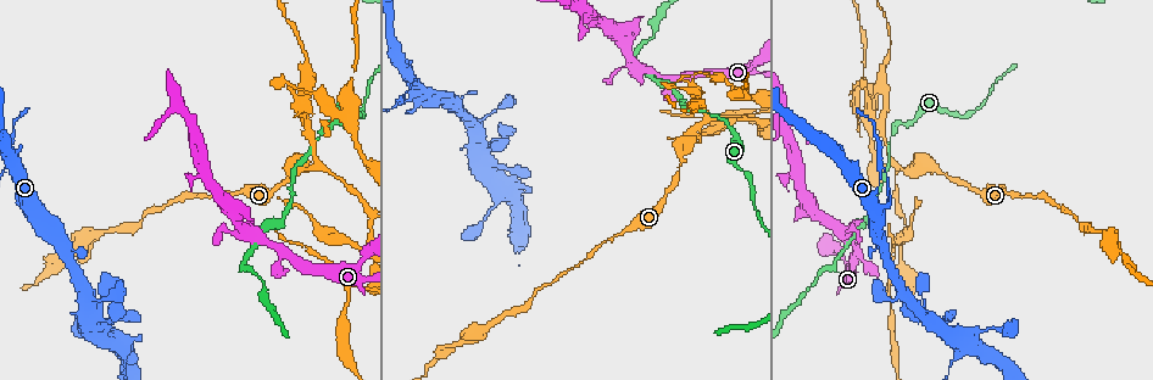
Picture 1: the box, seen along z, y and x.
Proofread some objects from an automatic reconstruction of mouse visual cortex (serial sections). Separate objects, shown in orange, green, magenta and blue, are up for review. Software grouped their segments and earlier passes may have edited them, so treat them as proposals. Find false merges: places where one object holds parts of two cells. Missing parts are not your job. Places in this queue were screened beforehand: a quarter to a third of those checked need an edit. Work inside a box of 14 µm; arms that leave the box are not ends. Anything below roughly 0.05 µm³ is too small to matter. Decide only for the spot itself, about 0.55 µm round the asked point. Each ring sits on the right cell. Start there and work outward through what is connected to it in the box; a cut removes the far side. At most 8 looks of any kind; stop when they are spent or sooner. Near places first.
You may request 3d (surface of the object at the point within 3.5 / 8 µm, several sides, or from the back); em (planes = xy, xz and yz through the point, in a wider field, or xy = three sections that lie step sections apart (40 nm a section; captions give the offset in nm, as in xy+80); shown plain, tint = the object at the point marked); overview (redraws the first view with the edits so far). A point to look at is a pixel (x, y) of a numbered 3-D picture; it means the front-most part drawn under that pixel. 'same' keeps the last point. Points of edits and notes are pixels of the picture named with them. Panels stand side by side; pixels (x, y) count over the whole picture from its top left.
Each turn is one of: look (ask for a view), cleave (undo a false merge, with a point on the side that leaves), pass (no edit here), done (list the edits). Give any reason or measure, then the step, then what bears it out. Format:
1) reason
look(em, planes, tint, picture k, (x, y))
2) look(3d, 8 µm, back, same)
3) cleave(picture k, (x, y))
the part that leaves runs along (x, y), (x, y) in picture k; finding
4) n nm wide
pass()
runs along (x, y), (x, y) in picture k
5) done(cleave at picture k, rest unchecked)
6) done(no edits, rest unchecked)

a narrow waist
look(3d, 3.5 µm, picture 1, (924, 168))

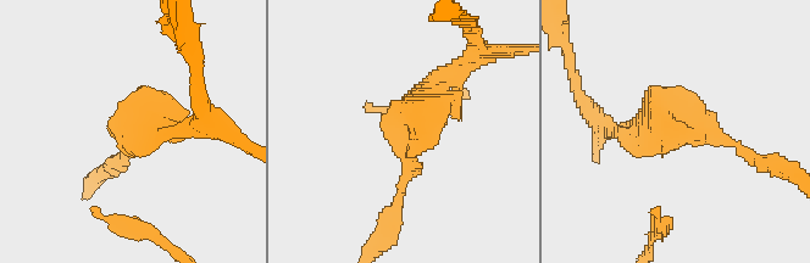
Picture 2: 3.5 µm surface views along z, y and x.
look(em, planes, plain, picture 2, (140, 125))

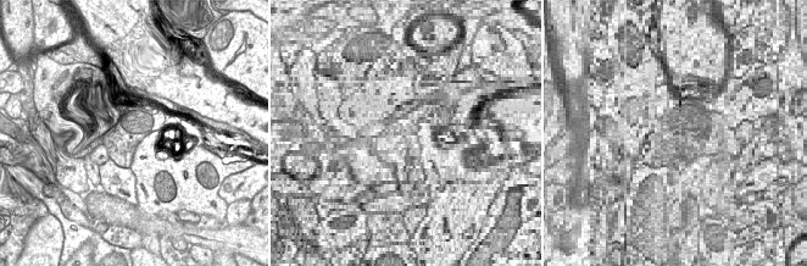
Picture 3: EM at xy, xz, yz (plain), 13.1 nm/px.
where the object lies
look(em, planes, tint, same)

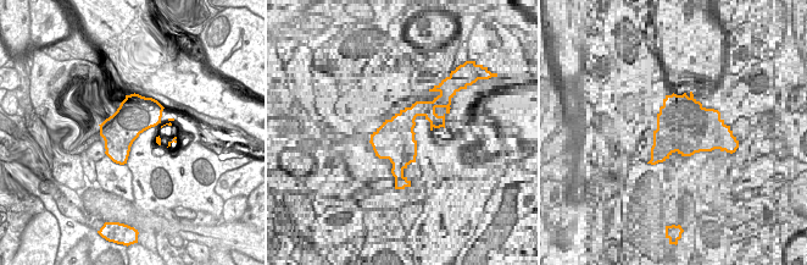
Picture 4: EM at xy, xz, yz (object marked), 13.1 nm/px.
pass()
runs along (399, 197), (421, 111), (455, 79) in picture 2; one cell here

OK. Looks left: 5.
a fork
look(3d, 3.5 µm, picture 1, (305, 121))

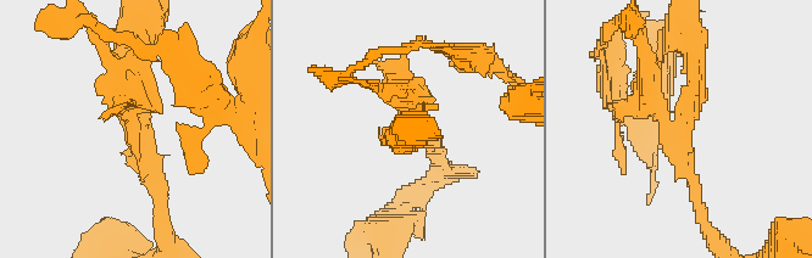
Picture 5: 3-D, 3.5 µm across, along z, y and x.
3 arms; arms of 150, 250, 300 nm; need the tissue
look(em, xy, step 3, tint, picture 5, (680, 135))

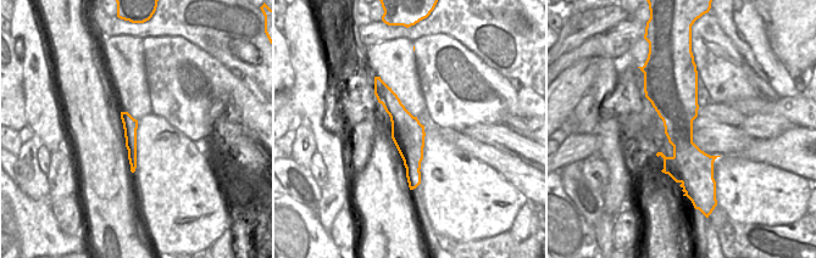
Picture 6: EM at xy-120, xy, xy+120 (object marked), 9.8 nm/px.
cleave(picture 5, (157, 102))
the part that leaves runs along (685, 151), (648, 95), (641, 50) in picture 5; two cells meet here

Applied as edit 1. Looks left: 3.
done(cleave at picture 5, rest unchecked)

